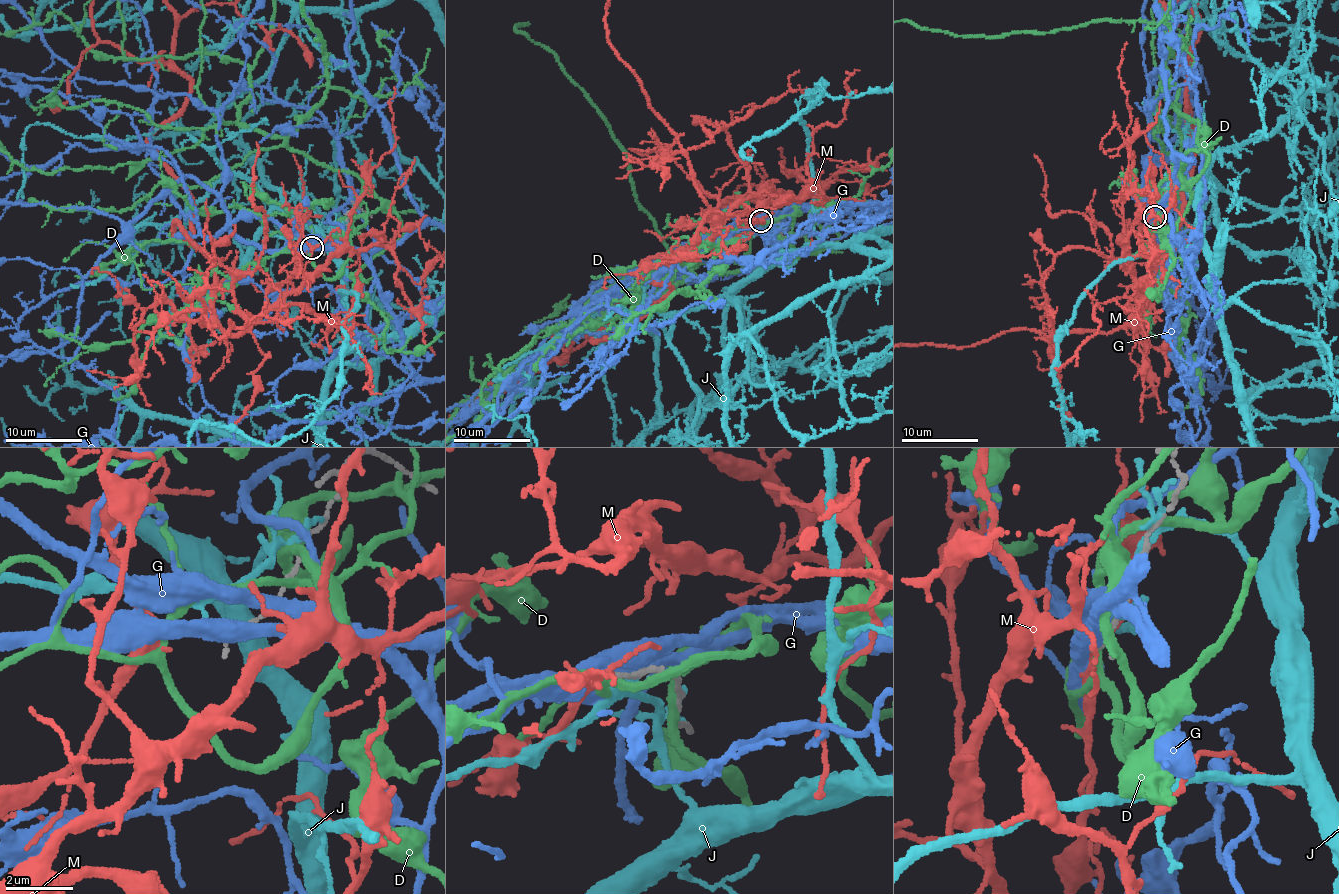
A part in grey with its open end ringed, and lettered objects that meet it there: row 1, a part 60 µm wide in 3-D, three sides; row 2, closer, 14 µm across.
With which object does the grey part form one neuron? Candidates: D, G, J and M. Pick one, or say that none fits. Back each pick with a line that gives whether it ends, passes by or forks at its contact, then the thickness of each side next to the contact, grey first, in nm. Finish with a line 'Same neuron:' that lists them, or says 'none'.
M: it passes by | 170/240 nm
Same neuron: M

